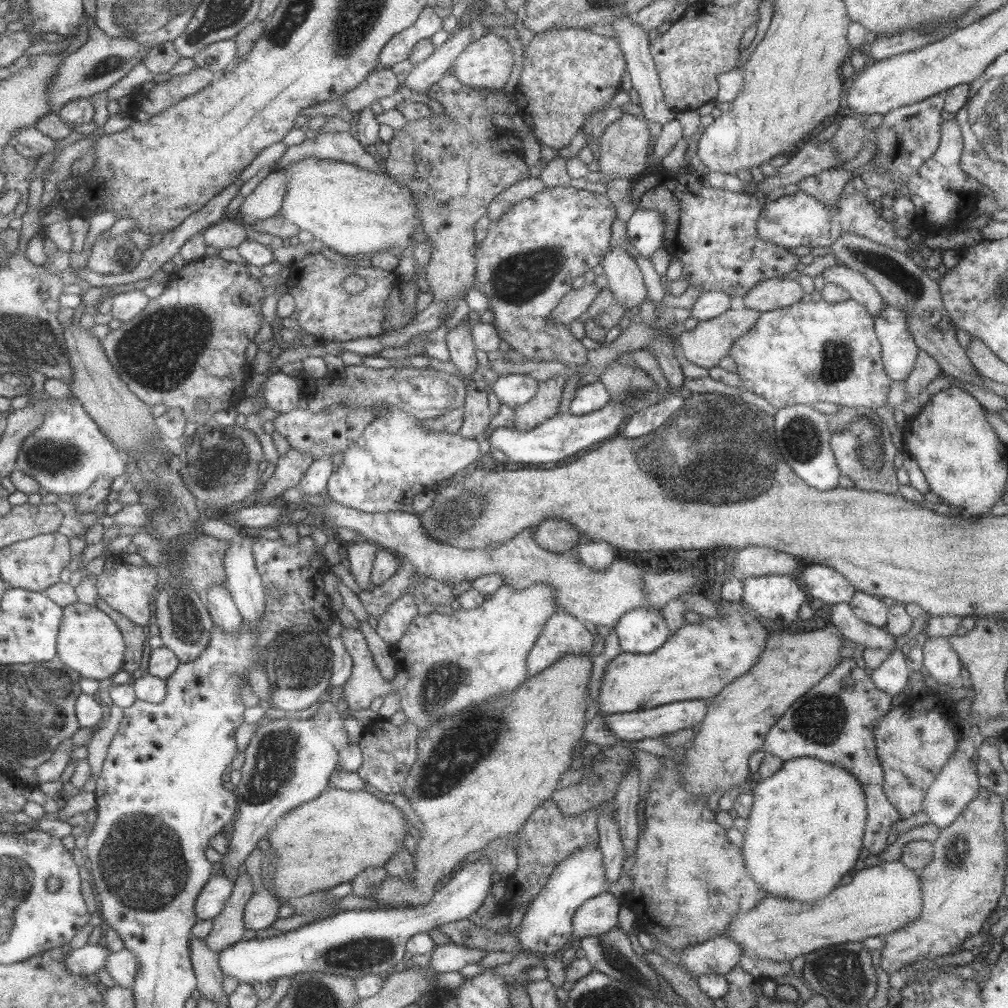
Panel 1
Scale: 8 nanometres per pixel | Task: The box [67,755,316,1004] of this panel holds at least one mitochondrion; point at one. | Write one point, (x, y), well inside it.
(144, 868)

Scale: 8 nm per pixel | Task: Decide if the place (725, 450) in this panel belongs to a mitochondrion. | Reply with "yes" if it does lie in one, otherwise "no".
yes

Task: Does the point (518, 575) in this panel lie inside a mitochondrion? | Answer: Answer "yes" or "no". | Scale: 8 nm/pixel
no

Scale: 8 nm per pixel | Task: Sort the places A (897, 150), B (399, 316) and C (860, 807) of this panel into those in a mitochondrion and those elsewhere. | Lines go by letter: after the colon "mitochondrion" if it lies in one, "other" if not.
A: other
B: mitochondrion
C: other

